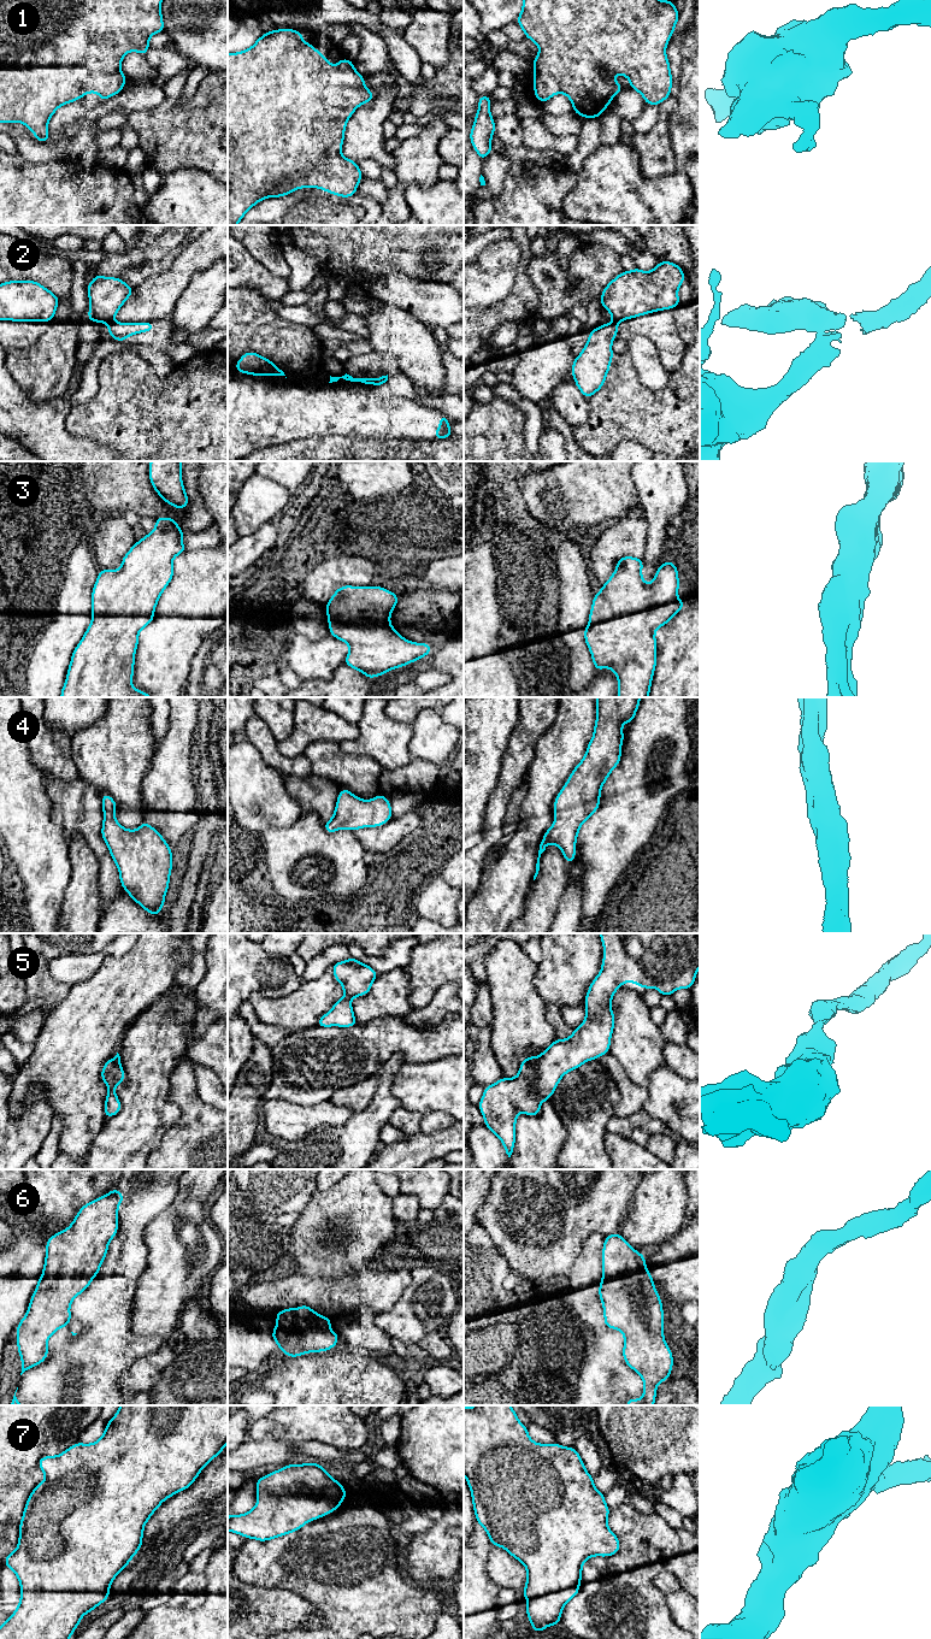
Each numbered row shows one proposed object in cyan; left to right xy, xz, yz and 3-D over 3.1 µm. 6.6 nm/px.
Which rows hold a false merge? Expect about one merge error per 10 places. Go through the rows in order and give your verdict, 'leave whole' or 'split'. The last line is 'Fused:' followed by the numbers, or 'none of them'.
1: leave whole
2: split
3: leave whole
4: leave whole
5: leave whole
6: leave whole
7: leave whole
Fused: 2

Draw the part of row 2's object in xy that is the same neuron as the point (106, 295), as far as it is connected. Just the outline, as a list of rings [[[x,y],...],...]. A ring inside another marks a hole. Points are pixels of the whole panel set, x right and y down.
[[[95,273],[87,285],[89,296],[88,320],[94,323],[113,322],[114,316],[130,297],[135,288],[117,277],[104,277]]]

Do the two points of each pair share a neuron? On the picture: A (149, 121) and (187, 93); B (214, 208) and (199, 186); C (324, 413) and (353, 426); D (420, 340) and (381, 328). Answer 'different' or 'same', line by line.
A: different
B: same
C: same
D: same

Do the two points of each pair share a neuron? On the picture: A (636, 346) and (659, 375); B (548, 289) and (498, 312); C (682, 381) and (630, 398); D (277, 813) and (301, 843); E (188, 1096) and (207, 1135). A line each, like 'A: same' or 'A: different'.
A: same
B: different
C: same
D: different
E: same

